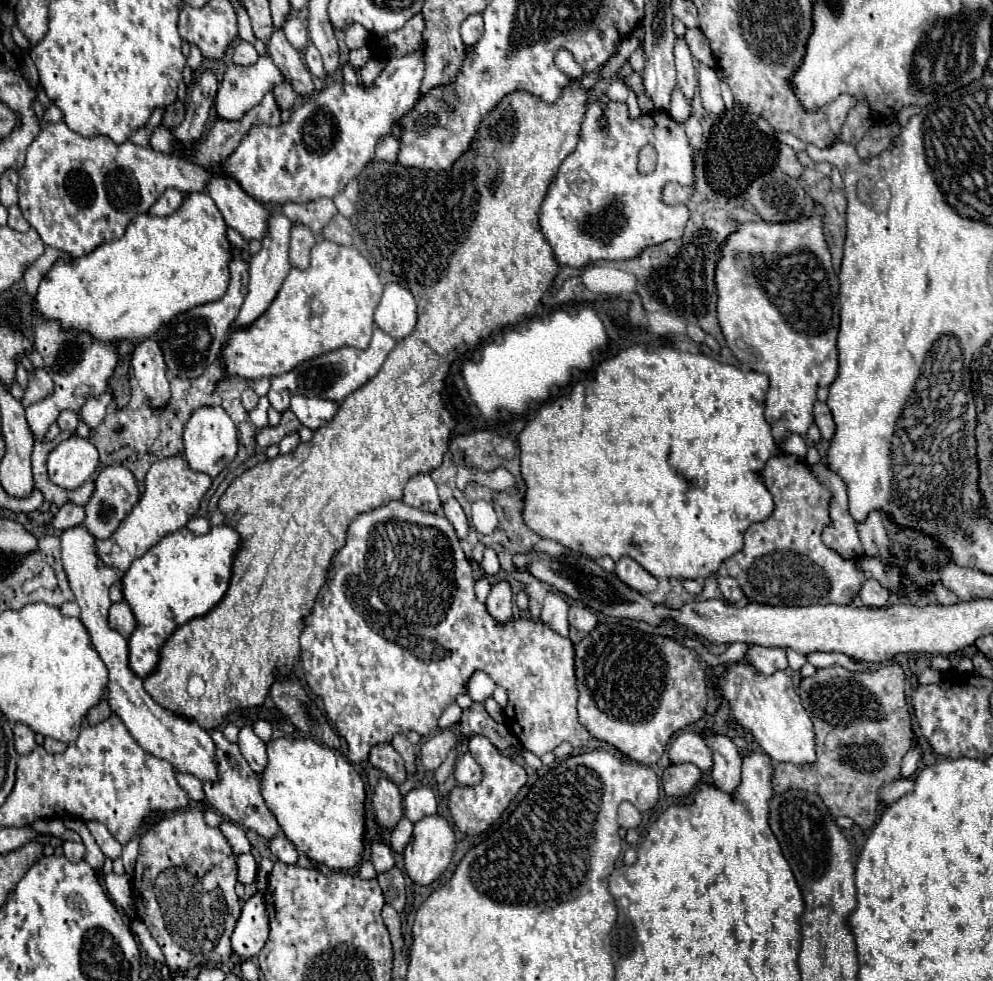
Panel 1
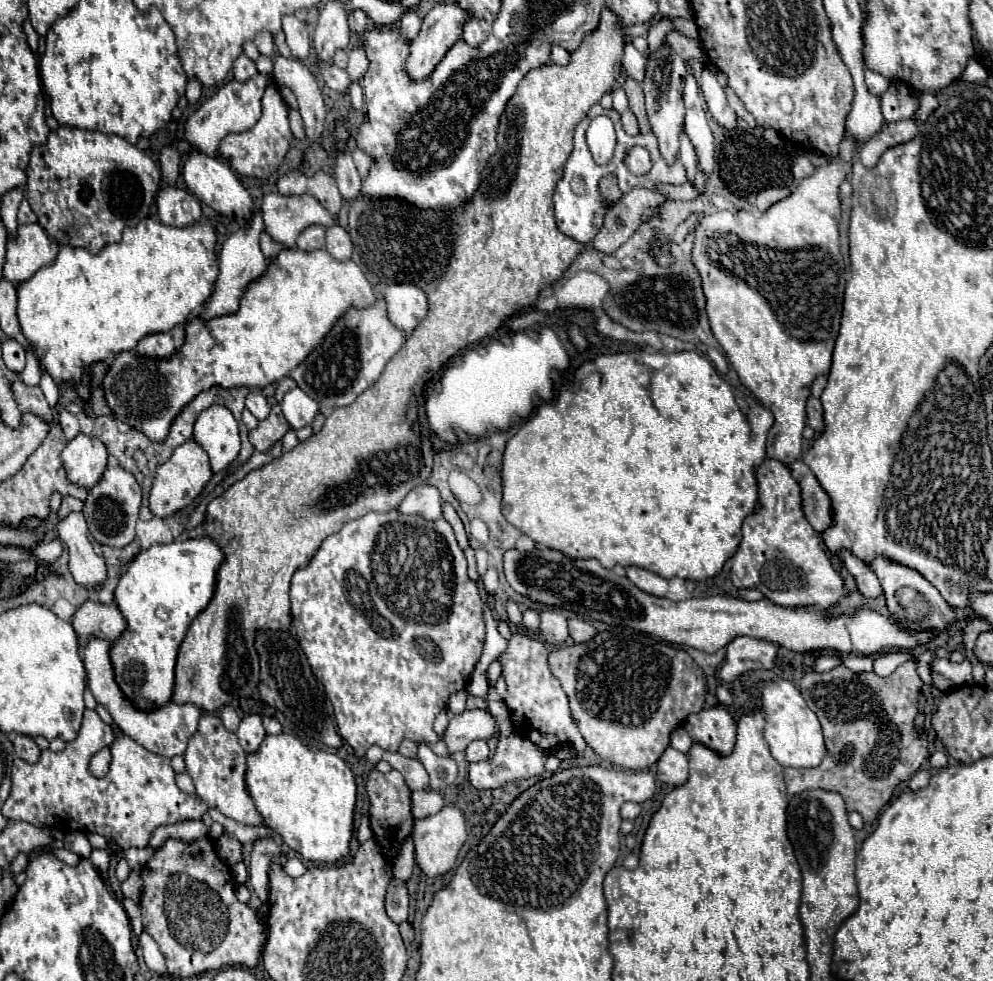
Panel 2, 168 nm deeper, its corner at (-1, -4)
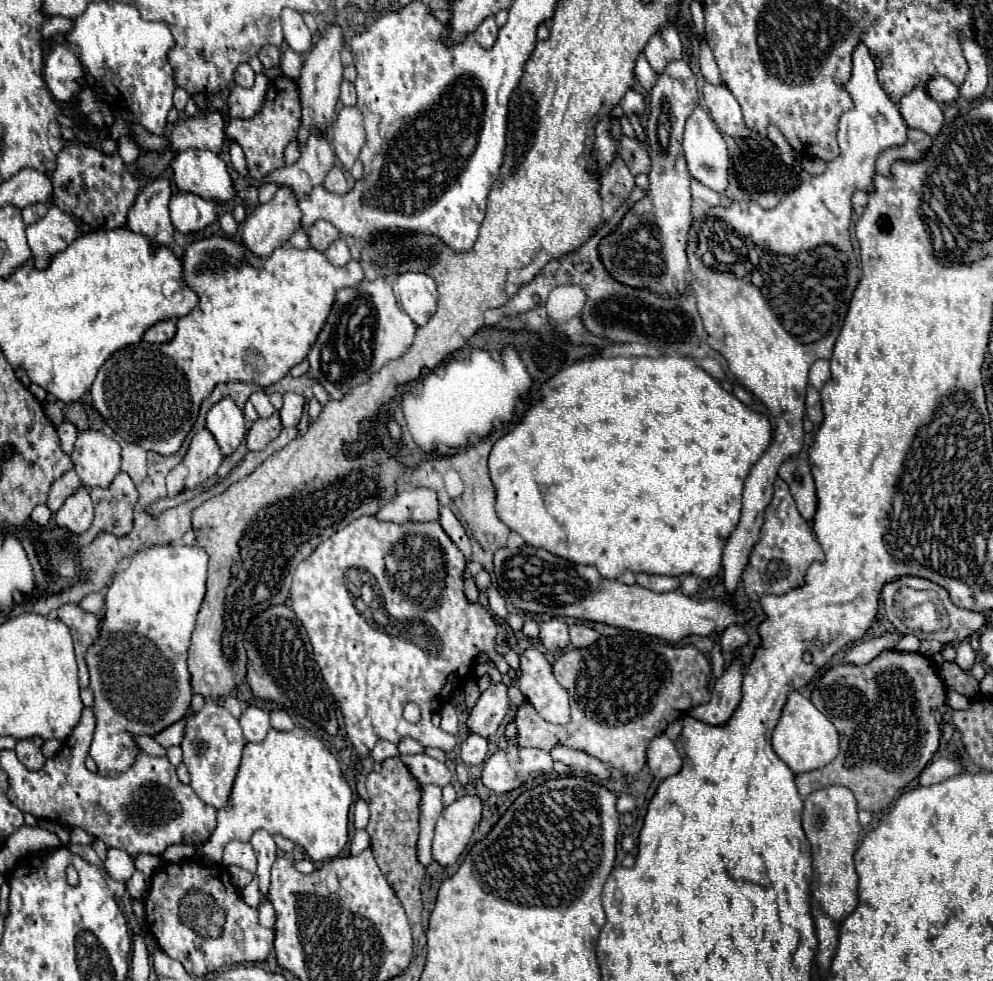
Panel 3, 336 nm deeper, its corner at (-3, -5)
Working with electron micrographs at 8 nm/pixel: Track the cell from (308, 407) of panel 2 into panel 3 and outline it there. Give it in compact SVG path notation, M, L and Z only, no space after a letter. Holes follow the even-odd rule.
M284 393L284 403L280 409L280 419L284 427L294 427L298 425L304 409L304 397L296 393Z

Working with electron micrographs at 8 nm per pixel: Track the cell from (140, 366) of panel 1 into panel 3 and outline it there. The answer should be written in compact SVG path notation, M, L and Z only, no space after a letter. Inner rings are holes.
M164 319L164 321L158 321L156 325L152 325L144 333L144 339L148 343L166 343L174 337L174 333L176 333L176 321L174 319Z

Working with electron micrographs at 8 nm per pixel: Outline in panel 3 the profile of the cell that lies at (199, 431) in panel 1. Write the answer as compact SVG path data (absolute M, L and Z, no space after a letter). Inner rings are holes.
M224 397L208 411L206 427L216 437L224 455L230 455L246 435L244 413L230 397Z

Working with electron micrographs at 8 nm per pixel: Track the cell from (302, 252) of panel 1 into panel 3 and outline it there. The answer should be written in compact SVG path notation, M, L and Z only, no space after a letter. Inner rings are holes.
M322 219L316 221L316 223L308 229L308 233L310 233L310 243L312 243L312 247L318 249L318 251L326 251L328 245L340 237L340 231L338 231L332 223L322 221Z

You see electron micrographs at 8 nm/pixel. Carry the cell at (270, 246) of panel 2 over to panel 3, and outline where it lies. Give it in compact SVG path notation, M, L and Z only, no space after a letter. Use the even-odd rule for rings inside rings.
M298 229L298 231L292 235L290 243L292 243L296 249L308 249L308 247L310 247L310 241L308 241L308 231L306 231L306 229Z

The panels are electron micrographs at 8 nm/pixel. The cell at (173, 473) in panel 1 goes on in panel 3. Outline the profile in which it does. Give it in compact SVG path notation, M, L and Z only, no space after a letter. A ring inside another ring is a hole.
M202 429L200 433L196 433L190 443L190 449L184 457L184 463L188 467L188 477L186 477L184 489L194 489L194 487L202 485L208 477L212 477L216 473L216 469L220 467L222 457L224 455L220 453L218 443L208 429Z

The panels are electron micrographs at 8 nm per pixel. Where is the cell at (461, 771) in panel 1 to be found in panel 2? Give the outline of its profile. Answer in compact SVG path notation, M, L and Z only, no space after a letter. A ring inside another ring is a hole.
M490 688L488 690L488 696L486 696L486 702L488 702L488 710L492 712L492 716L496 718L496 730L498 730L498 748L496 748L496 754L492 760L486 760L486 762L476 762L476 764L470 764L468 766L468 772L466 772L466 780L476 788L476 790L490 790L490 788L500 788L504 786L506 782L510 780L520 780L520 778L530 778L530 776L540 776L544 772L544 762L546 762L546 754L540 752L526 736L518 736L512 728L512 722L510 722L510 712L504 704L504 700L496 694L496 688Z

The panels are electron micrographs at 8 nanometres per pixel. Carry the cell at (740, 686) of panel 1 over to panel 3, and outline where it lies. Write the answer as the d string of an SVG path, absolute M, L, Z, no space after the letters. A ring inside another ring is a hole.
M792 691L788 695L782 717L772 733L772 745L774 745L776 755L794 773L806 773L806 771L826 767L836 757L838 743L840 743L840 739L838 739L836 727L812 705L812 701L808 697L804 697L800 691Z

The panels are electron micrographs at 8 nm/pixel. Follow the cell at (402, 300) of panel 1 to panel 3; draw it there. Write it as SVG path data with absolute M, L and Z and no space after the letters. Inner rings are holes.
M402 273L394 283L398 305L412 317L416 325L424 325L436 313L436 281L426 273Z

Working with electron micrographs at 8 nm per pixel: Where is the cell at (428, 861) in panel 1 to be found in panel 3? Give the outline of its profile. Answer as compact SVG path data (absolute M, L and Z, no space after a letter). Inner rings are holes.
M462 795L452 805L444 807L436 823L432 841L434 861L440 865L454 865L482 817L482 799L478 795Z

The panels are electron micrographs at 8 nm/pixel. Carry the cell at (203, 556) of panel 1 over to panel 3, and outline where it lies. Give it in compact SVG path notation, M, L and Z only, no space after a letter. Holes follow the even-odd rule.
M170 543L170 545L154 545L148 547L146 551L140 551L132 557L132 563L126 571L118 573L112 581L112 585L108 587L106 593L106 603L104 603L104 615L100 621L100 635L98 639L88 647L86 651L86 665L90 671L90 689L94 691L94 715L96 715L96 731L94 731L94 739L92 739L92 747L90 747L90 757L96 761L98 773L104 777L116 777L120 773L124 773L126 769L130 769L140 753L140 747L136 743L138 735L158 735L160 731L164 731L166 727L182 721L184 717L190 715L190 699L192 699L192 685L190 685L190 673L188 673L188 647L190 647L190 635L194 631L194 623L196 623L196 615L200 611L200 603L204 599L204 591L206 591L206 565L208 565L208 555L204 549L200 547L186 547L182 543Z

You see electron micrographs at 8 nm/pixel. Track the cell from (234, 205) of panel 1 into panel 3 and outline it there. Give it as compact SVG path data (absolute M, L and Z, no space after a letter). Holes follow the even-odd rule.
M186 149L172 161L174 183L180 191L200 195L218 203L234 195L226 163L208 149Z

